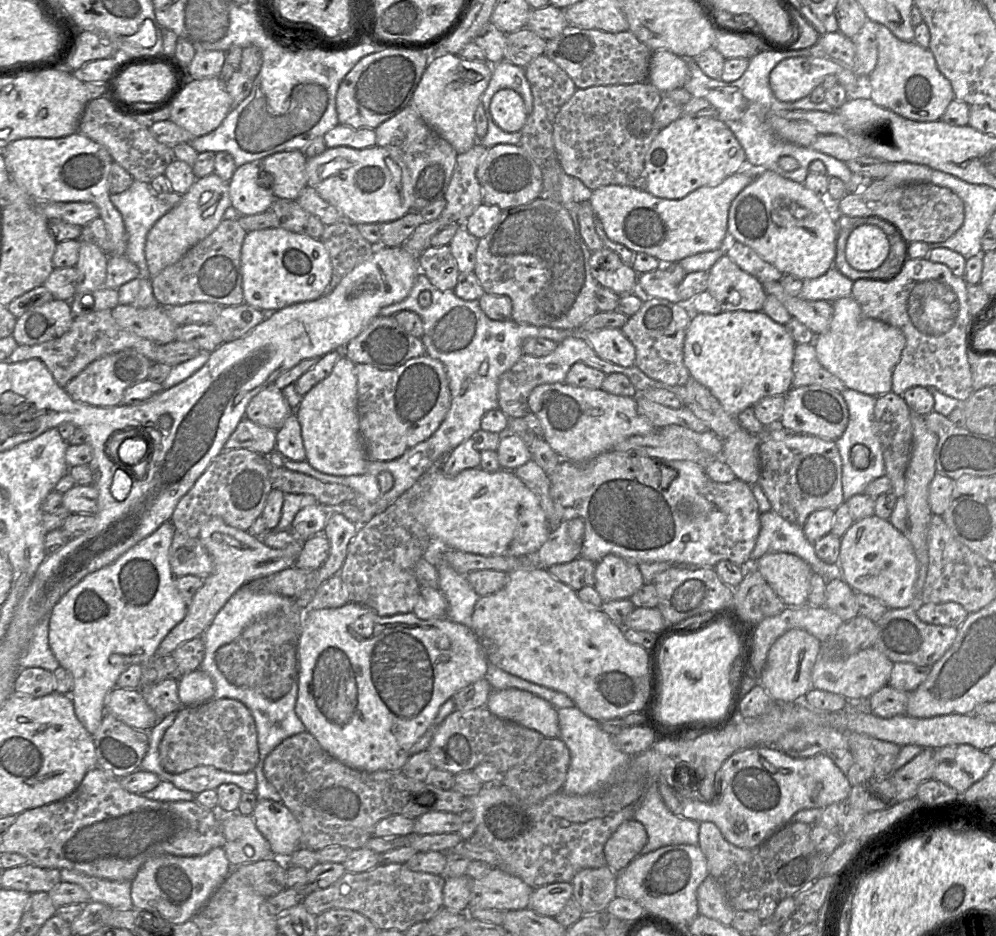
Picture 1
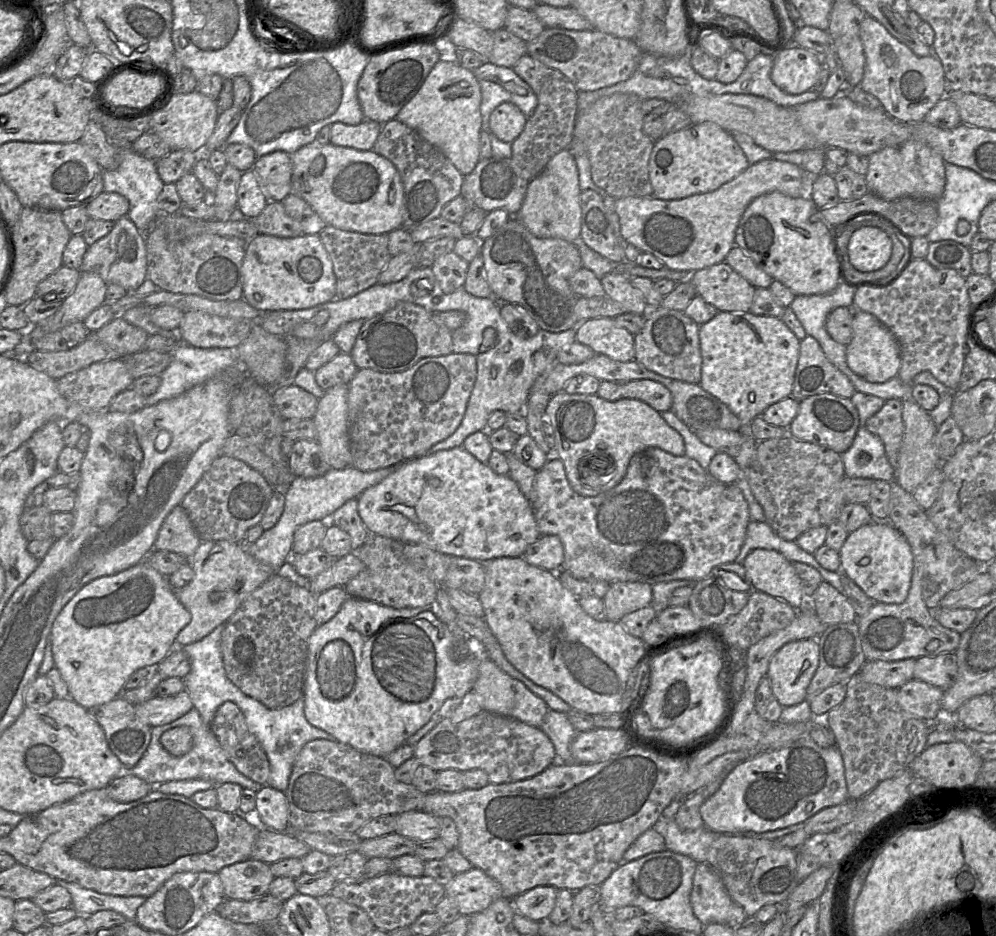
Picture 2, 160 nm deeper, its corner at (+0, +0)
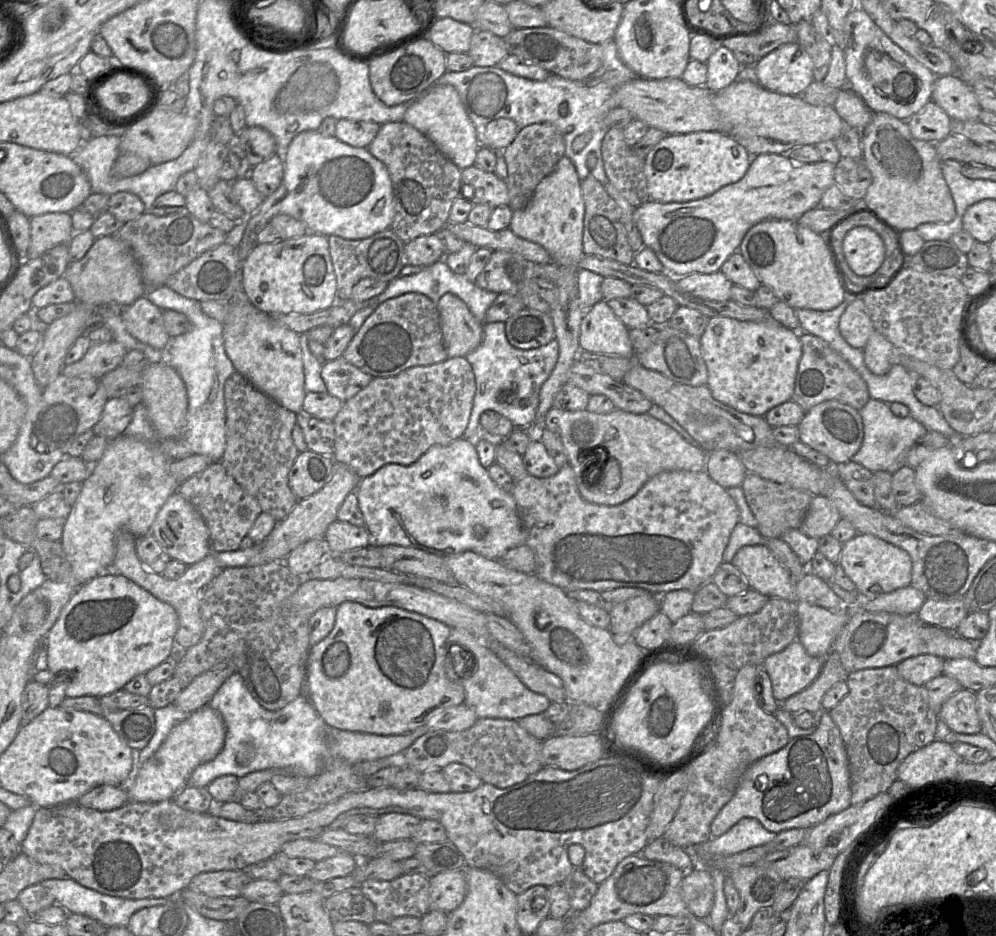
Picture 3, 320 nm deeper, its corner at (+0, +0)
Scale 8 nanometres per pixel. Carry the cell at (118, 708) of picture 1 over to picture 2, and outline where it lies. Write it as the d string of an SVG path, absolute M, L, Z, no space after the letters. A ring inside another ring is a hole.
M186 690L174 696L155 696L146 702L135 705L137 717L150 727L168 724L193 708L193 703Z

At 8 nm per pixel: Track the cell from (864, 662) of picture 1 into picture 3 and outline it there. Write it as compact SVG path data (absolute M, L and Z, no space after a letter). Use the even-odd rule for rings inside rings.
M931 654L908 658L896 665L899 675L907 682L924 686L928 681L942 675L944 659Z

